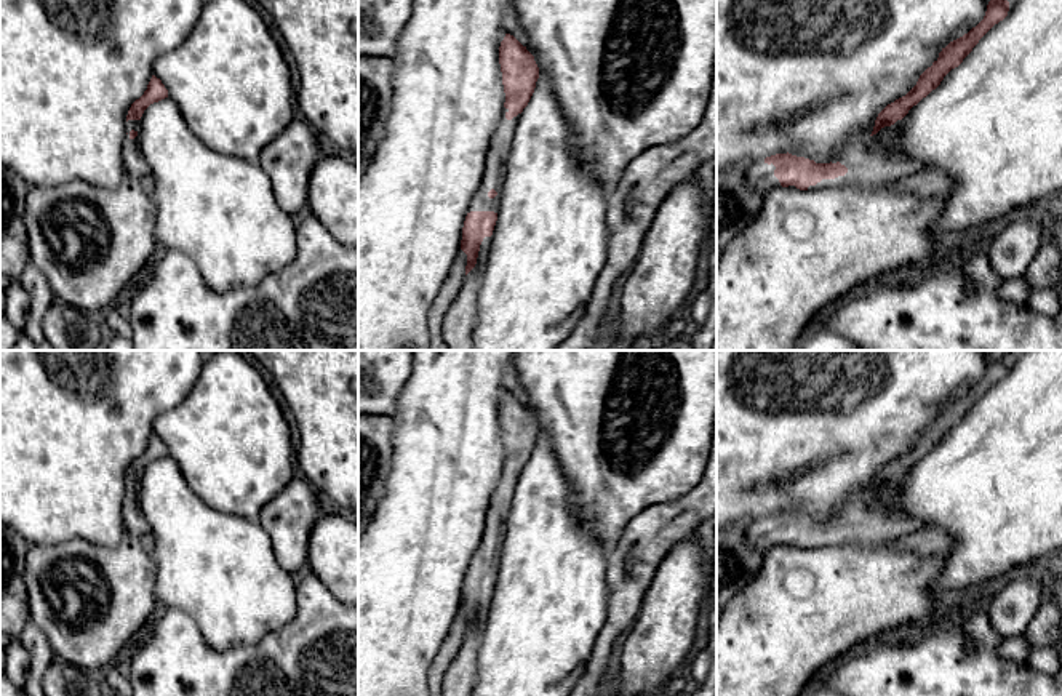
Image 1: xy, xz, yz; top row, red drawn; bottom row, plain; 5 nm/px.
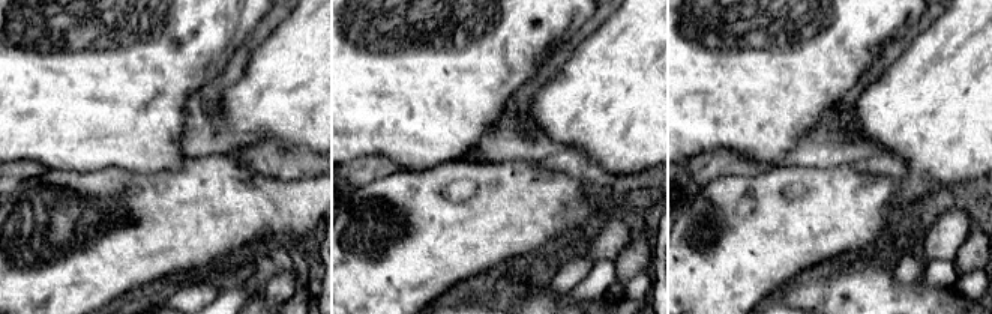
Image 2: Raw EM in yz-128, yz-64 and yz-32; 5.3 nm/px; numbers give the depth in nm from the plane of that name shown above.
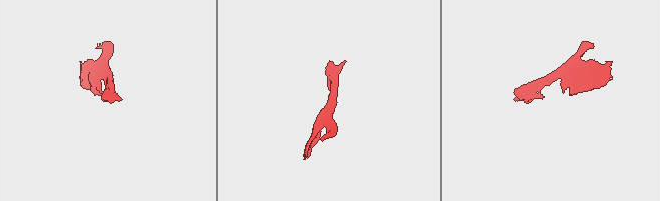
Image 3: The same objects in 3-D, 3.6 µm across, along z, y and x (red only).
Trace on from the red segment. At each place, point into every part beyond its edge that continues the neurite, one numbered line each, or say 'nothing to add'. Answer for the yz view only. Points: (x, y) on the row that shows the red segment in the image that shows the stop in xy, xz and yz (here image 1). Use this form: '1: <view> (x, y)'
1: yz (875, 159)

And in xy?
1: xy (135, 164)

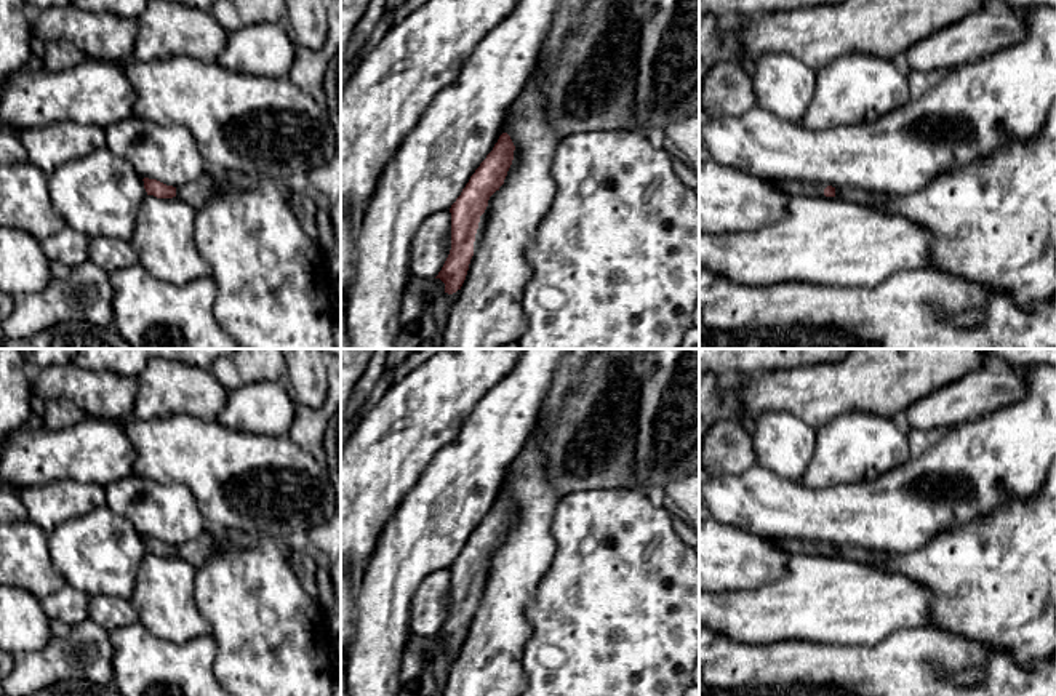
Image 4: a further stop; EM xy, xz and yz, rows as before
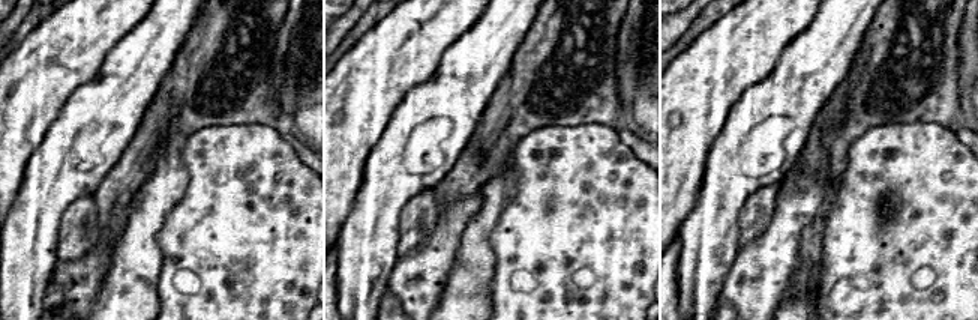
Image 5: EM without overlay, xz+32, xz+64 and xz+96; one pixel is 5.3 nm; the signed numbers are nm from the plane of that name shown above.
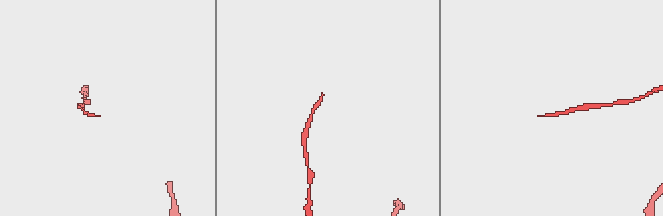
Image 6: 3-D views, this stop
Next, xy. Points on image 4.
1: xy (197, 192)

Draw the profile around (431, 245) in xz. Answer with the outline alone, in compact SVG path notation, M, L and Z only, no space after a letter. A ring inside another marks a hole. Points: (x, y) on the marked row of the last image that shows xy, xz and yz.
M442 210L429 214L416 230L411 243L410 267L419 280L435 278L451 250L451 213Z

